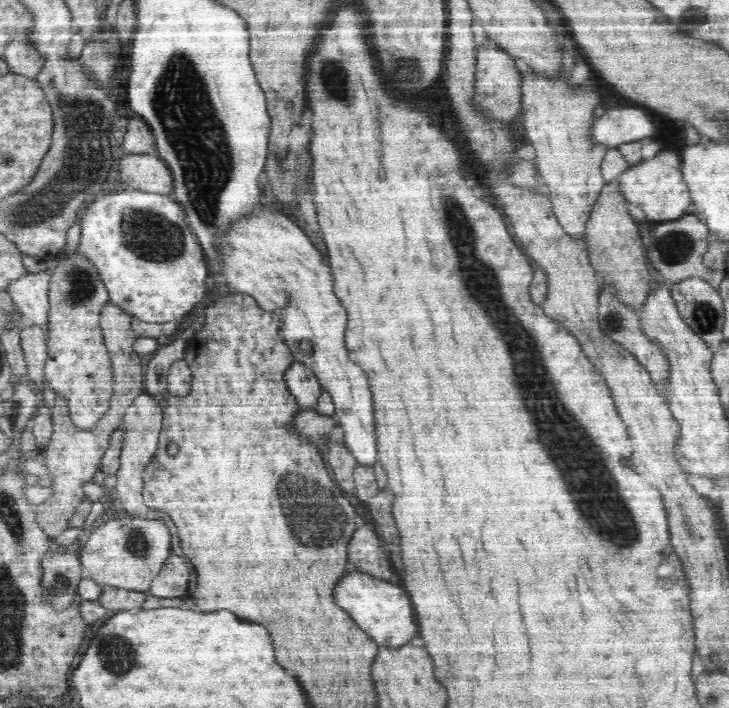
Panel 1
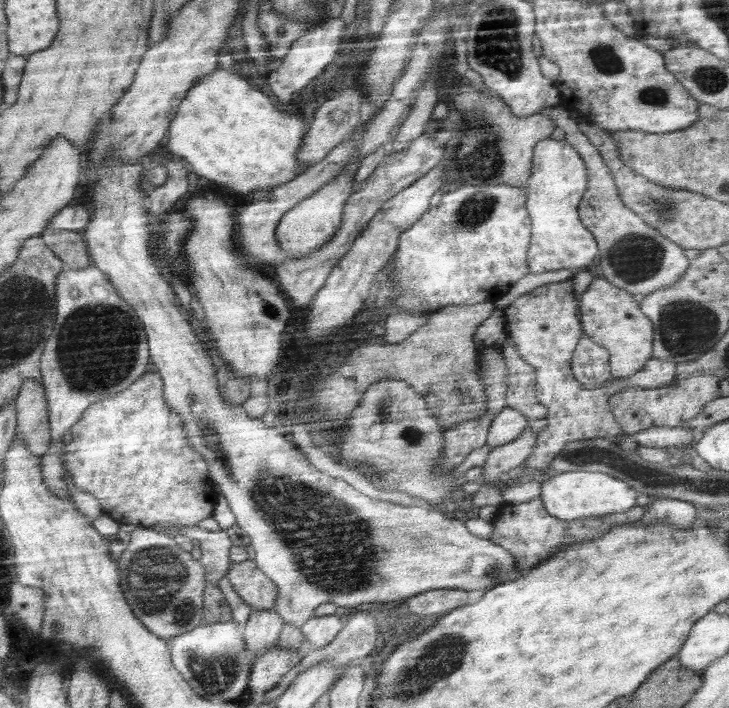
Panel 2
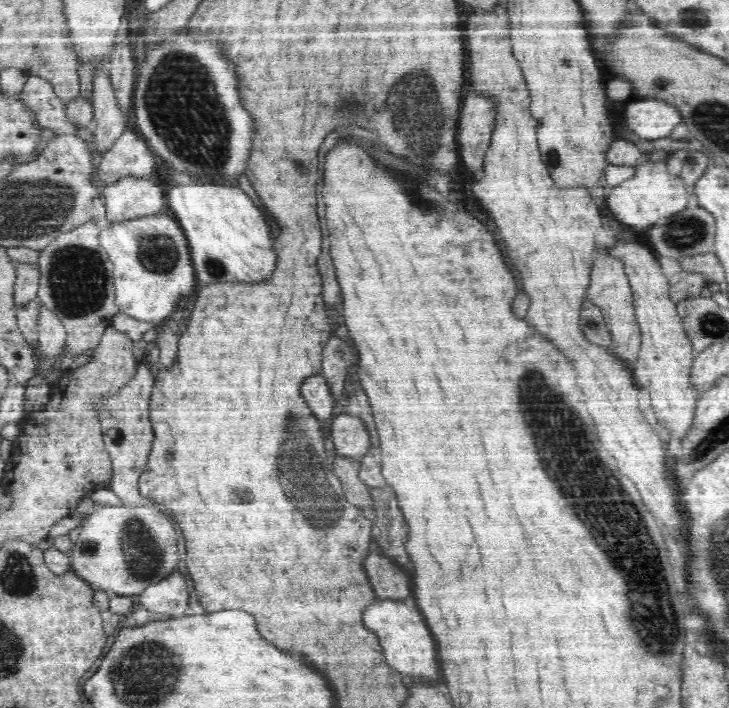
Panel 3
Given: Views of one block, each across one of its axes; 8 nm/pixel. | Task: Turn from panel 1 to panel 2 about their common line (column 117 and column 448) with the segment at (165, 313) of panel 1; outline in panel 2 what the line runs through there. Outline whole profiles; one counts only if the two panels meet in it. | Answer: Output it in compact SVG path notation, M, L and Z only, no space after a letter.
M496 183L494 186L485 187L458 186L455 190L444 193L438 206L429 208L418 222L412 224L409 230L400 236L400 246L397 248L397 253L390 263L386 264L385 269L390 269L388 276L394 281L394 291L396 291L393 302L400 307L400 312L410 312L412 307L418 307L420 303L428 303L430 311L438 311L440 308L450 305L470 306L484 301L494 302L506 294L520 278L524 278L529 273L526 254L531 239L531 218L526 208L527 196L528 189L526 187L514 187L508 183Z

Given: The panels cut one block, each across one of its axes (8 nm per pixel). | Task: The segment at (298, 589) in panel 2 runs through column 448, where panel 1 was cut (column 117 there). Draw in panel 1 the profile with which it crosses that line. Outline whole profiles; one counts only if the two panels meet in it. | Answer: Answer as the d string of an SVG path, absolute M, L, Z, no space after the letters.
M122 512L119 518L104 522L92 533L79 554L85 575L105 587L149 592L152 581L170 556L170 534L156 518L132 517Z

